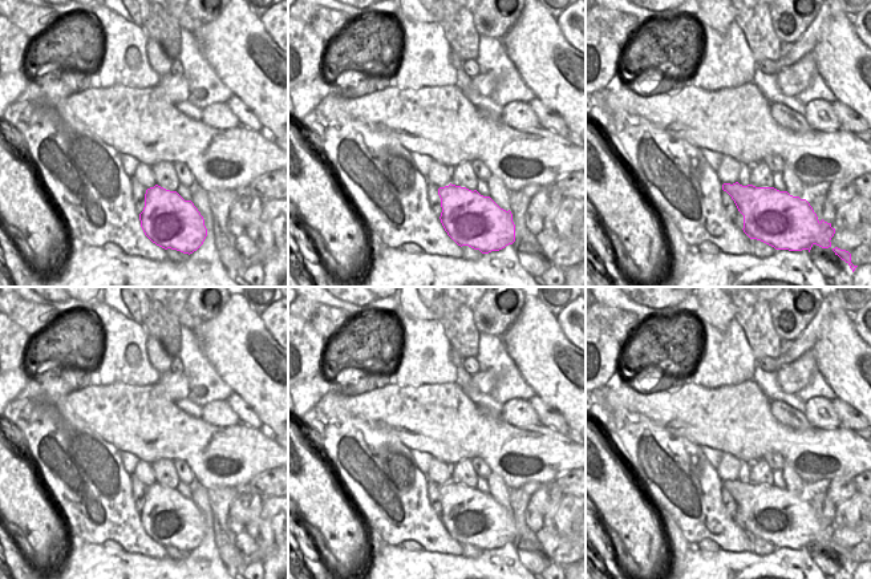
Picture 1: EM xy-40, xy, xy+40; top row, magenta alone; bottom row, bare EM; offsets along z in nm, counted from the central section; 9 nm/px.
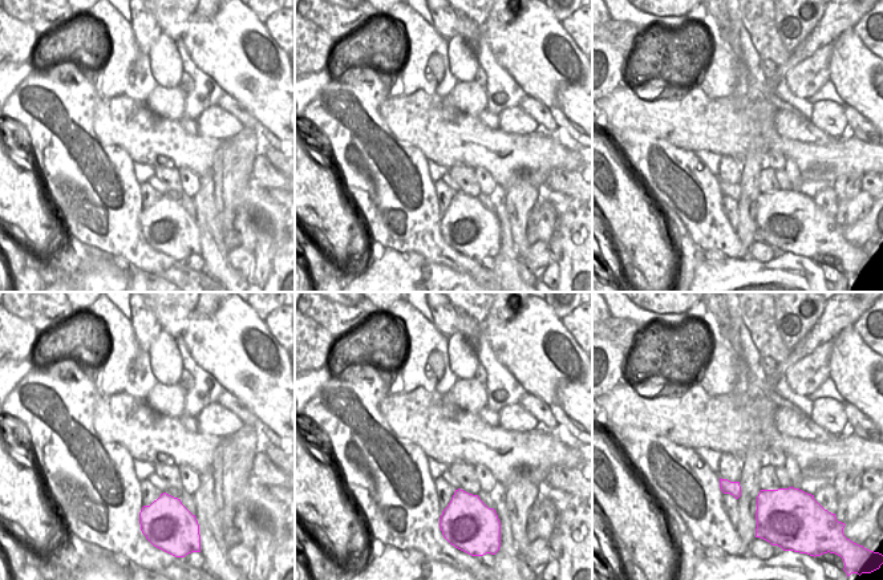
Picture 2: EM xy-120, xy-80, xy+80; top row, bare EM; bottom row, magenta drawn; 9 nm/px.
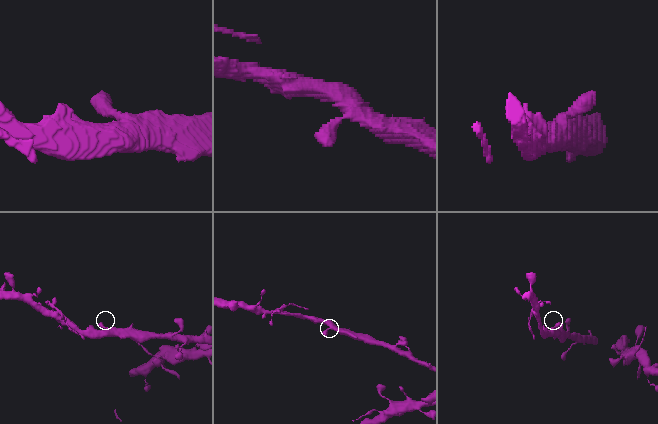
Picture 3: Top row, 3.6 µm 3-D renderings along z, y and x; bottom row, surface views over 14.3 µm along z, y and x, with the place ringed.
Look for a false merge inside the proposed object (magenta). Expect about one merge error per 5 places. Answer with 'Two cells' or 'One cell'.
One cell.

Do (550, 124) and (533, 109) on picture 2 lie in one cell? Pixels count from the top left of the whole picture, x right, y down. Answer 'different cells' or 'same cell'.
same cell

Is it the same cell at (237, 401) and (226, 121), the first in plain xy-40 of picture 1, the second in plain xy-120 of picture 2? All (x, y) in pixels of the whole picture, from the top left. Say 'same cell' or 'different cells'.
different cells

